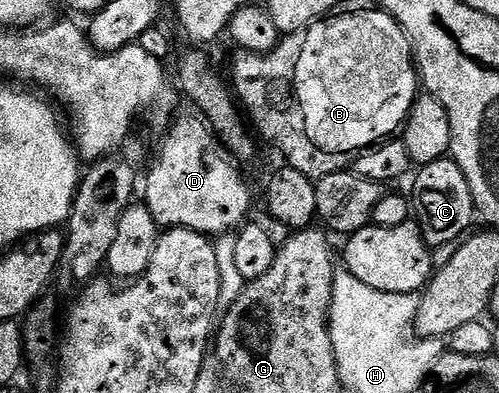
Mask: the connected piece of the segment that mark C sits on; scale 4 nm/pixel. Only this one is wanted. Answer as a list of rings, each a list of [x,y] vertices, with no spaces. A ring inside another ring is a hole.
[[[451,158],[436,160],[421,172],[424,173],[420,176],[420,188],[424,193],[416,200],[415,223],[418,231],[429,249],[437,250],[436,248],[444,248],[452,243],[455,245],[469,231],[467,228],[471,226],[472,220],[477,219],[476,207],[470,188],[466,186],[466,178]]]

